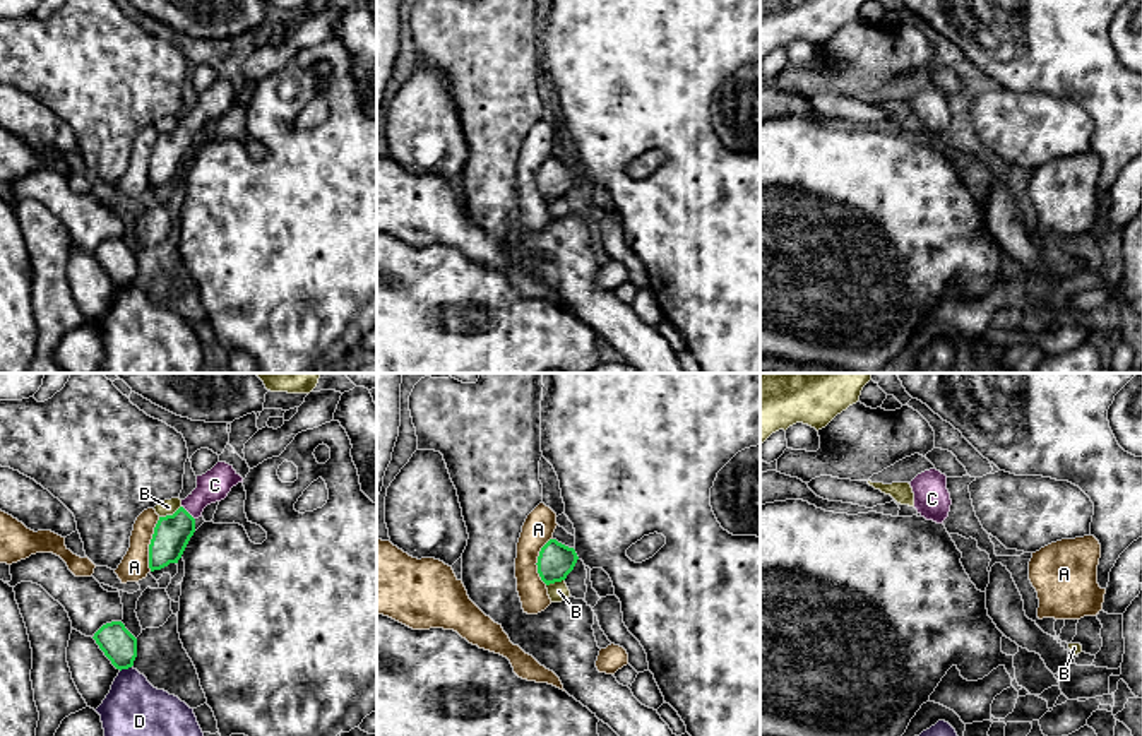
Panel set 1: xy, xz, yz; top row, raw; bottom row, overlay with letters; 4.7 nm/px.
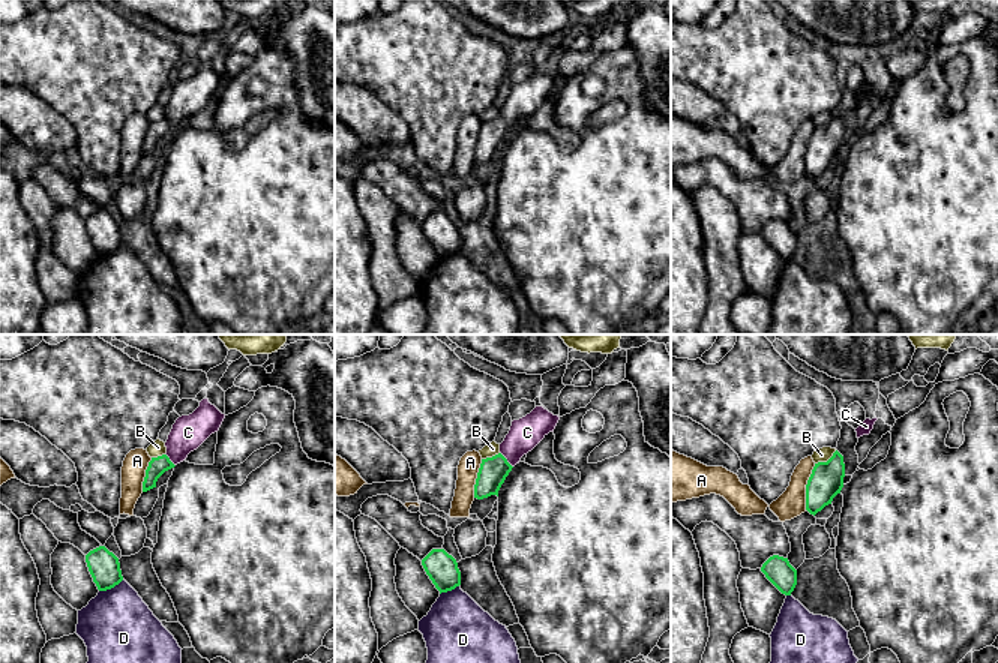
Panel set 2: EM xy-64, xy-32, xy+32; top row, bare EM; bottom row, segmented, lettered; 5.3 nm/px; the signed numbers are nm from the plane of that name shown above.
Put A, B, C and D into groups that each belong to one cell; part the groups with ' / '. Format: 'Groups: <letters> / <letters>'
Groups: A / B / C / D

